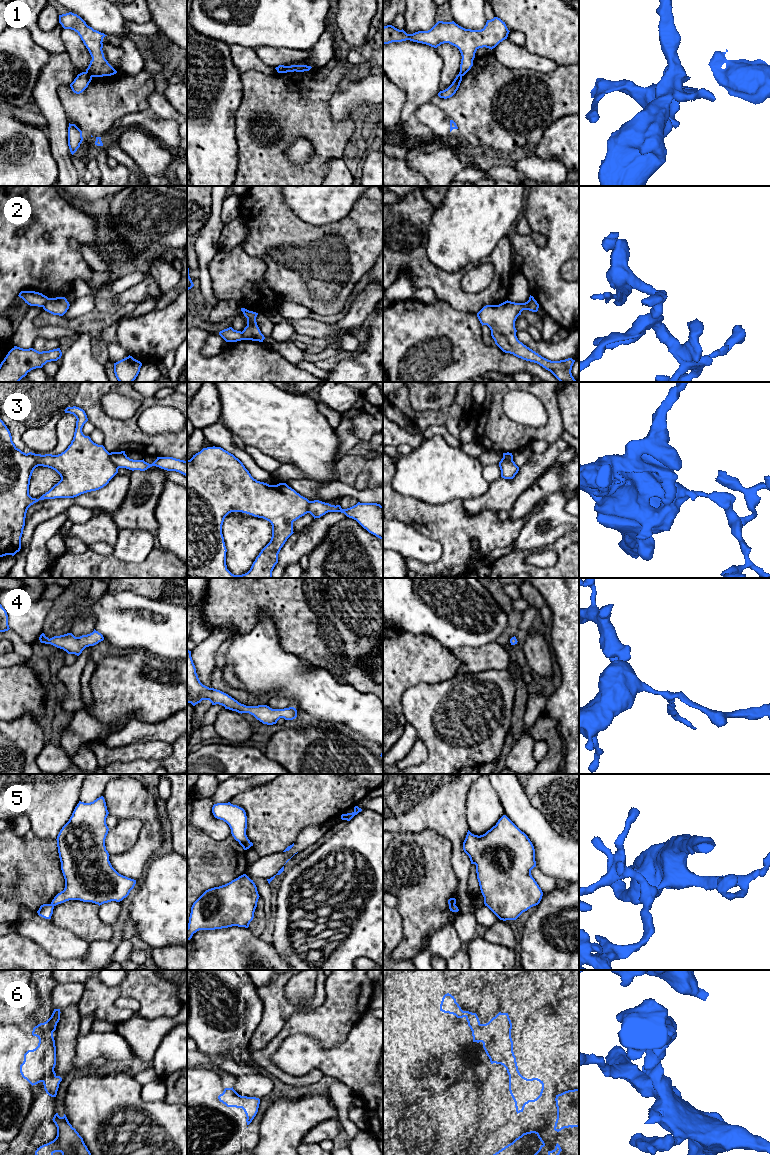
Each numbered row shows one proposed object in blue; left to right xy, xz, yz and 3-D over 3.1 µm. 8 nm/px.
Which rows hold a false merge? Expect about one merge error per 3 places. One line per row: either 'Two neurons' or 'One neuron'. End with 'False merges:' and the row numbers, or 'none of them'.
1: Two neurons
2: Two neurons
3: Two neurons
4: One neuron
5: Two neurons
6: One neuron
False merges: 1, 2, 3, 5

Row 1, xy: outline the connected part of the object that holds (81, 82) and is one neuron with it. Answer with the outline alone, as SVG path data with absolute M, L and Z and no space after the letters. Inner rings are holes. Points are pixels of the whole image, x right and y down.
M82 72L77 75L70 87L74 93L80 94L88 87L91 80L92 77L87 72Z

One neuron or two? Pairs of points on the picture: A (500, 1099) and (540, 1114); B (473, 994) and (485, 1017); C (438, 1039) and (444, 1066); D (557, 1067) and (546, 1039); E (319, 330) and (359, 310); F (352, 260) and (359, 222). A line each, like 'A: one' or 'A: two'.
A: two
B: two
C: one
D: one
E: one
F: one

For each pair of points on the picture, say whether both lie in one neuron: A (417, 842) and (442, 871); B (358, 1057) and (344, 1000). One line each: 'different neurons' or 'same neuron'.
A: same neuron
B: different neurons

